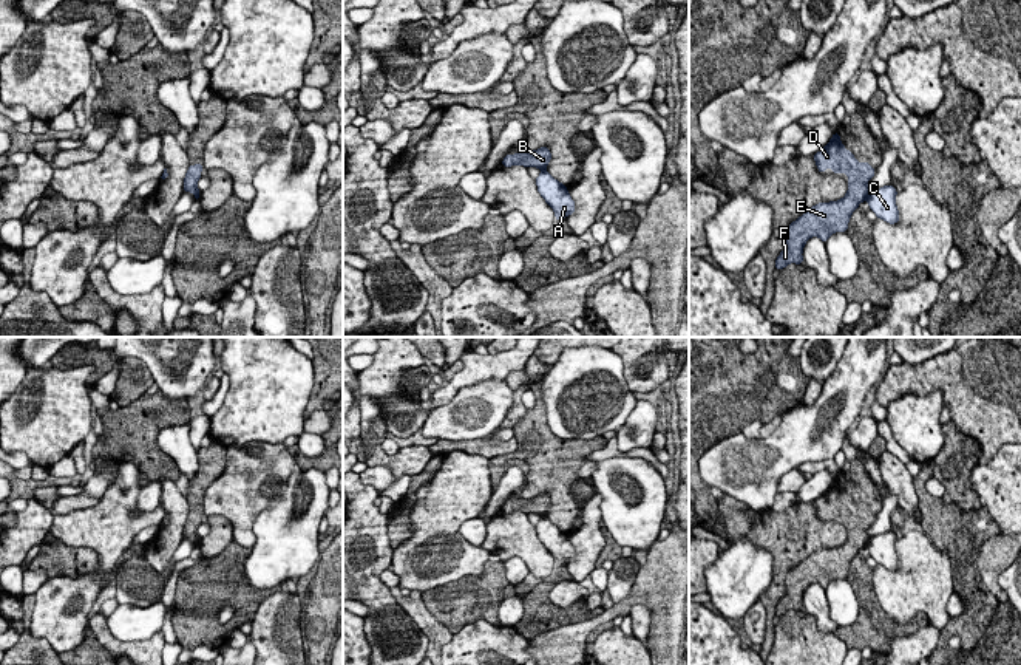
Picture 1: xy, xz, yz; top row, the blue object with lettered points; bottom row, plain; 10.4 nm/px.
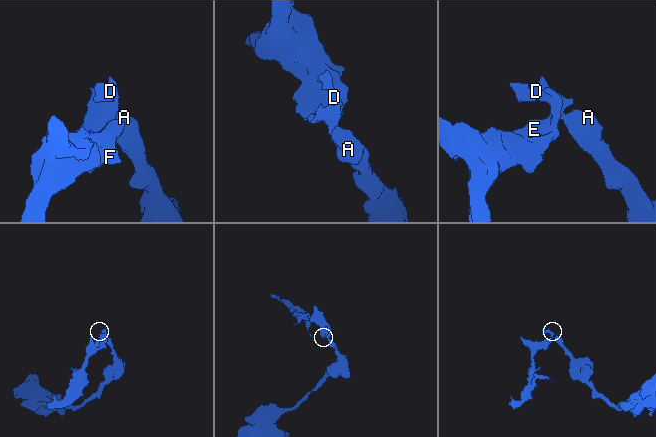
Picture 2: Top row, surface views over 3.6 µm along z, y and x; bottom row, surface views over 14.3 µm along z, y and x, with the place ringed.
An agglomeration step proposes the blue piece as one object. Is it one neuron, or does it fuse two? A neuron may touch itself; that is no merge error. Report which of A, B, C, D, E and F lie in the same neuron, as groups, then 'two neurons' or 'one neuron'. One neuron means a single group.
groups A C / B D E F; two neurons

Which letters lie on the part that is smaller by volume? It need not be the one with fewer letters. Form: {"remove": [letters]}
{"remove": ["B", "D", "E", "F"]}

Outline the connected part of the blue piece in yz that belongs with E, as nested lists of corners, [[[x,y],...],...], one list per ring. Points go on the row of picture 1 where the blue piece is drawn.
[[[834,133],[829,142],[814,153],[814,161],[820,173],[825,173],[826,167],[833,173],[846,173],[848,190],[839,201],[812,206],[786,227],[785,249],[775,260],[775,269],[778,271],[789,263],[802,264],[803,246],[811,237],[819,237],[826,243],[831,234],[846,232],[851,213],[870,195],[867,184],[874,176],[874,169],[868,162],[859,162],[854,153],[840,142],[839,133]]]

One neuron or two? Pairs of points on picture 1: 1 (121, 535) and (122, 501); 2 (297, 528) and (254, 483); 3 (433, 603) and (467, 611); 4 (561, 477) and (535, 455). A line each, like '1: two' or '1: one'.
1: one
2: two
3: one
4: one

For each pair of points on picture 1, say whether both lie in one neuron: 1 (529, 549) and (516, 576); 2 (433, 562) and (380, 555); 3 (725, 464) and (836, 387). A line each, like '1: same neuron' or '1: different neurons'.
1: different neurons
2: different neurons
3: same neuron

